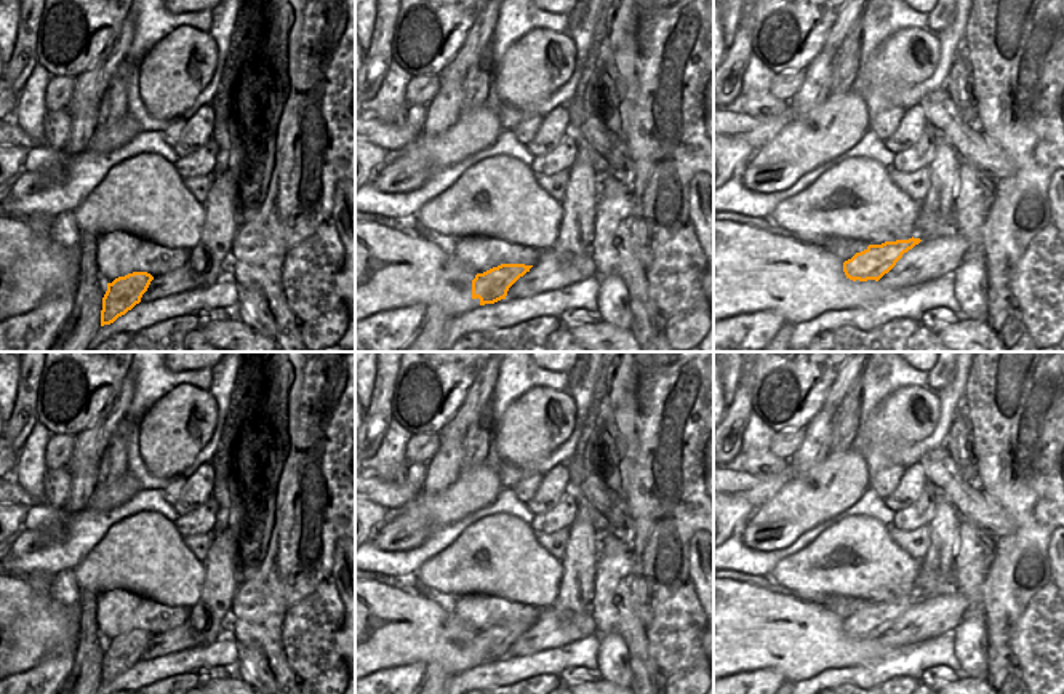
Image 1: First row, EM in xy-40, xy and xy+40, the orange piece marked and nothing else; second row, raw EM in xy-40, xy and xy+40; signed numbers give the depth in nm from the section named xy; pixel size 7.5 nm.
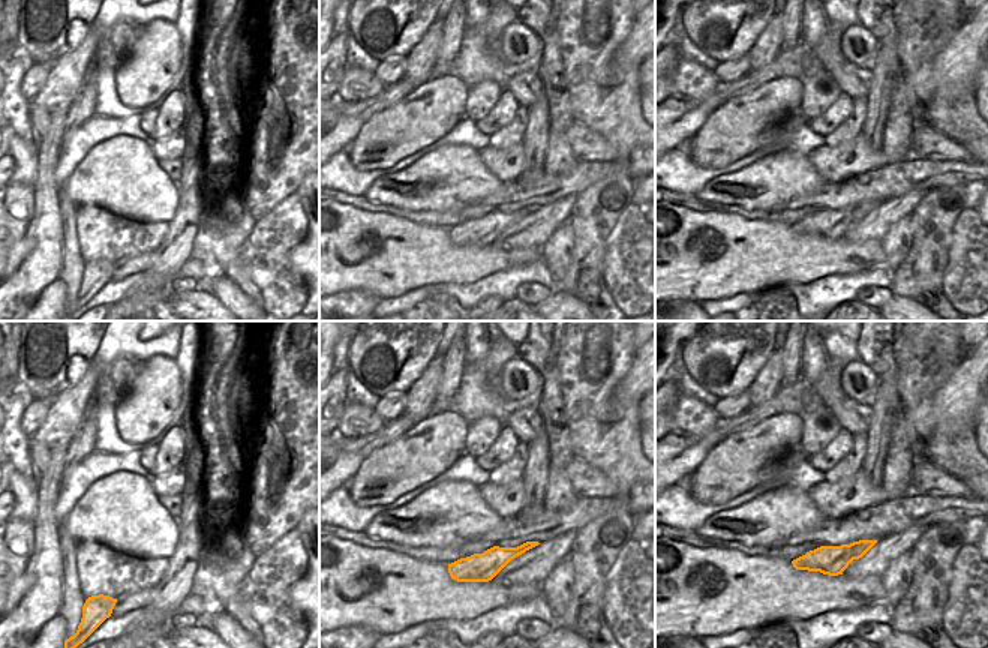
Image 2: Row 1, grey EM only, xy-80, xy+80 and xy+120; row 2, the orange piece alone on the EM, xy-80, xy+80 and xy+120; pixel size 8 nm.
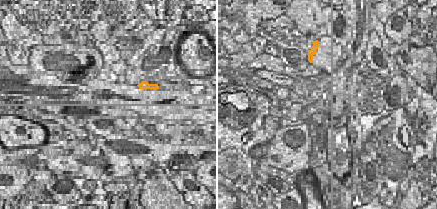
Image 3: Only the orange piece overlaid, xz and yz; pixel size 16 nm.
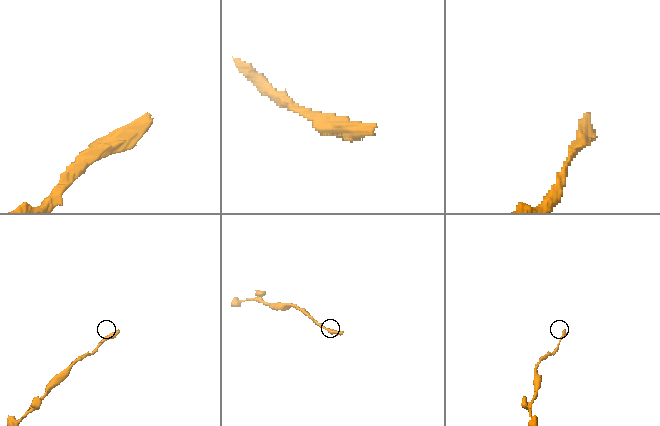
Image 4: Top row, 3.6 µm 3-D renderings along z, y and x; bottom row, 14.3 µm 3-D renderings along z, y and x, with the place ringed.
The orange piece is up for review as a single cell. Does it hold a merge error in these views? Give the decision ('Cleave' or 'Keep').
Keep

